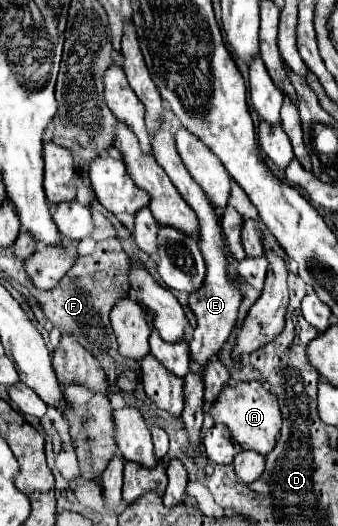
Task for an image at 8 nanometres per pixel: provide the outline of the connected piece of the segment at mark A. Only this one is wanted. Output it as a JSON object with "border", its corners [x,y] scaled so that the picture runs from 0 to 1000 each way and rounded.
{"border":[[[772,726],[666,730],[666,745],[642,753],[642,768],[630,768],[618,783],[636,802],[666,806],[683,817],[689,833],[719,856],[749,856],[778,867],[808,856],[820,825],[831,817],[831,779],[820,757],[796,741],[784,741]]]}

